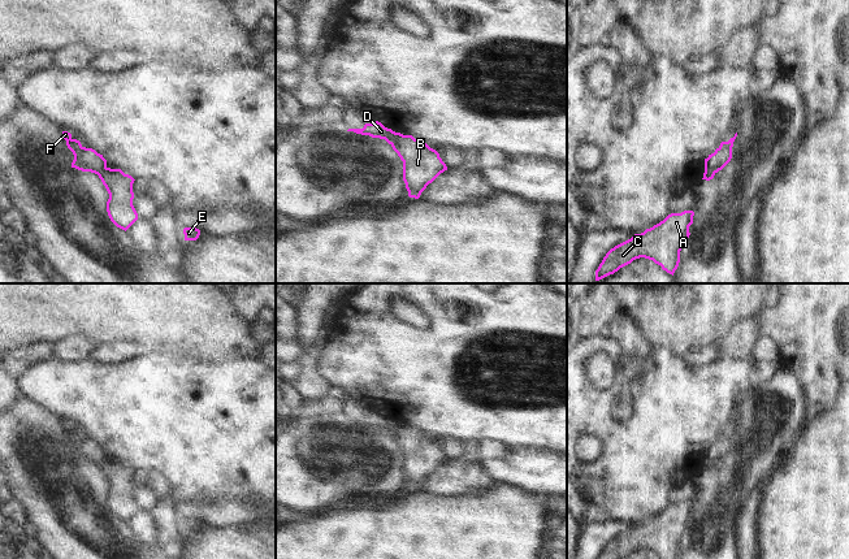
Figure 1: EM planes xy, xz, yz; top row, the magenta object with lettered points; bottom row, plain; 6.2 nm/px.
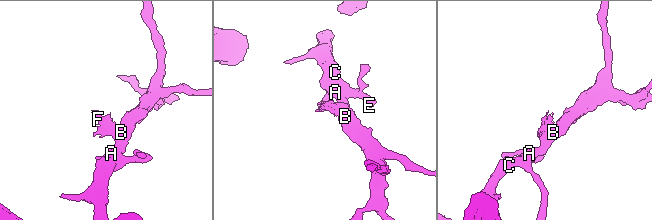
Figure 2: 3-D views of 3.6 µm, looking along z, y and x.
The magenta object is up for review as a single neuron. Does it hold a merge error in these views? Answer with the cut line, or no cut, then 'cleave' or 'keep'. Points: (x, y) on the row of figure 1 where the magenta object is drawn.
cut xz (393, 131), (398, 152); cleave

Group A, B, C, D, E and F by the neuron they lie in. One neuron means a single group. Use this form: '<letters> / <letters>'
A B C E / D F

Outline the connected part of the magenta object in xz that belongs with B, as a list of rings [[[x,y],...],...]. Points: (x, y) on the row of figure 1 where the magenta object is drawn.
[[[393,133],[398,156],[403,161],[403,181],[410,198],[419,199],[421,192],[441,173],[447,170],[439,153],[430,148],[423,139],[415,139],[412,135]]]

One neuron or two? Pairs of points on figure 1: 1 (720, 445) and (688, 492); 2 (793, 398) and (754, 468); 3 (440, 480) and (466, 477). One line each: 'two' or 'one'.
1: two
2: one
3: one

